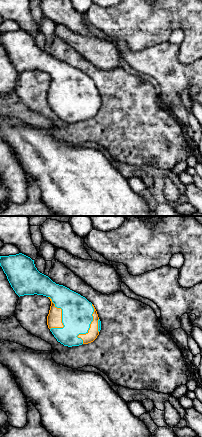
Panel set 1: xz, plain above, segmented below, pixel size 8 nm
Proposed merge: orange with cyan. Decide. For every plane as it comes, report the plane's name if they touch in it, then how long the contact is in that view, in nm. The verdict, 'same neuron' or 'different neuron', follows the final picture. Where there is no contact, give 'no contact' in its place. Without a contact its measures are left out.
contact in xz; length 280 nm

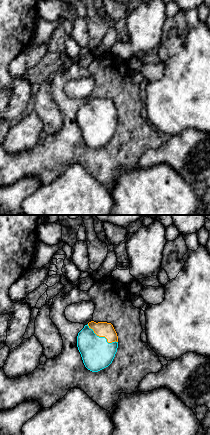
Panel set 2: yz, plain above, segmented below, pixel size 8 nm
contact in yz; length 280 nm

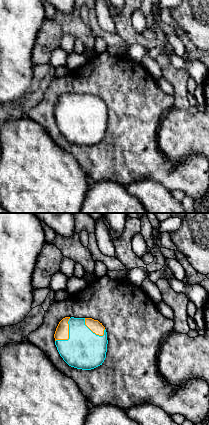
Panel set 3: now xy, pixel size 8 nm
contact in xy; length 220 nm

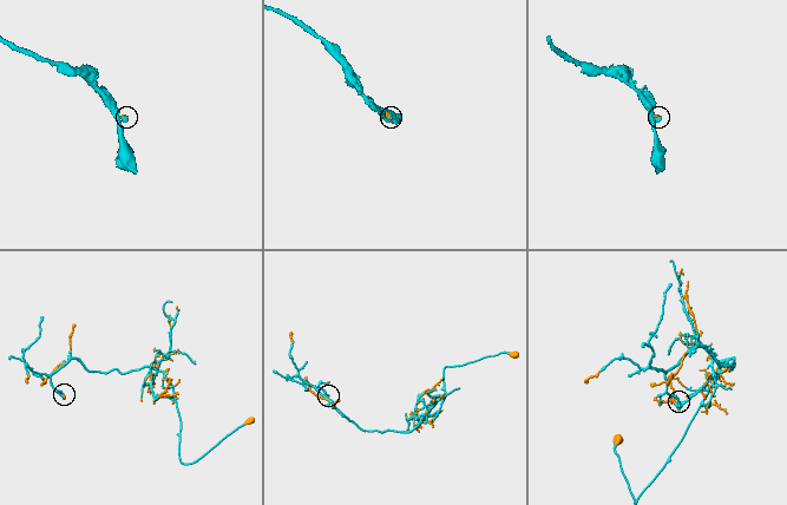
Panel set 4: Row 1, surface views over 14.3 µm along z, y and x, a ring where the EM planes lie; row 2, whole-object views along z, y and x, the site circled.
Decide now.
same neuron

